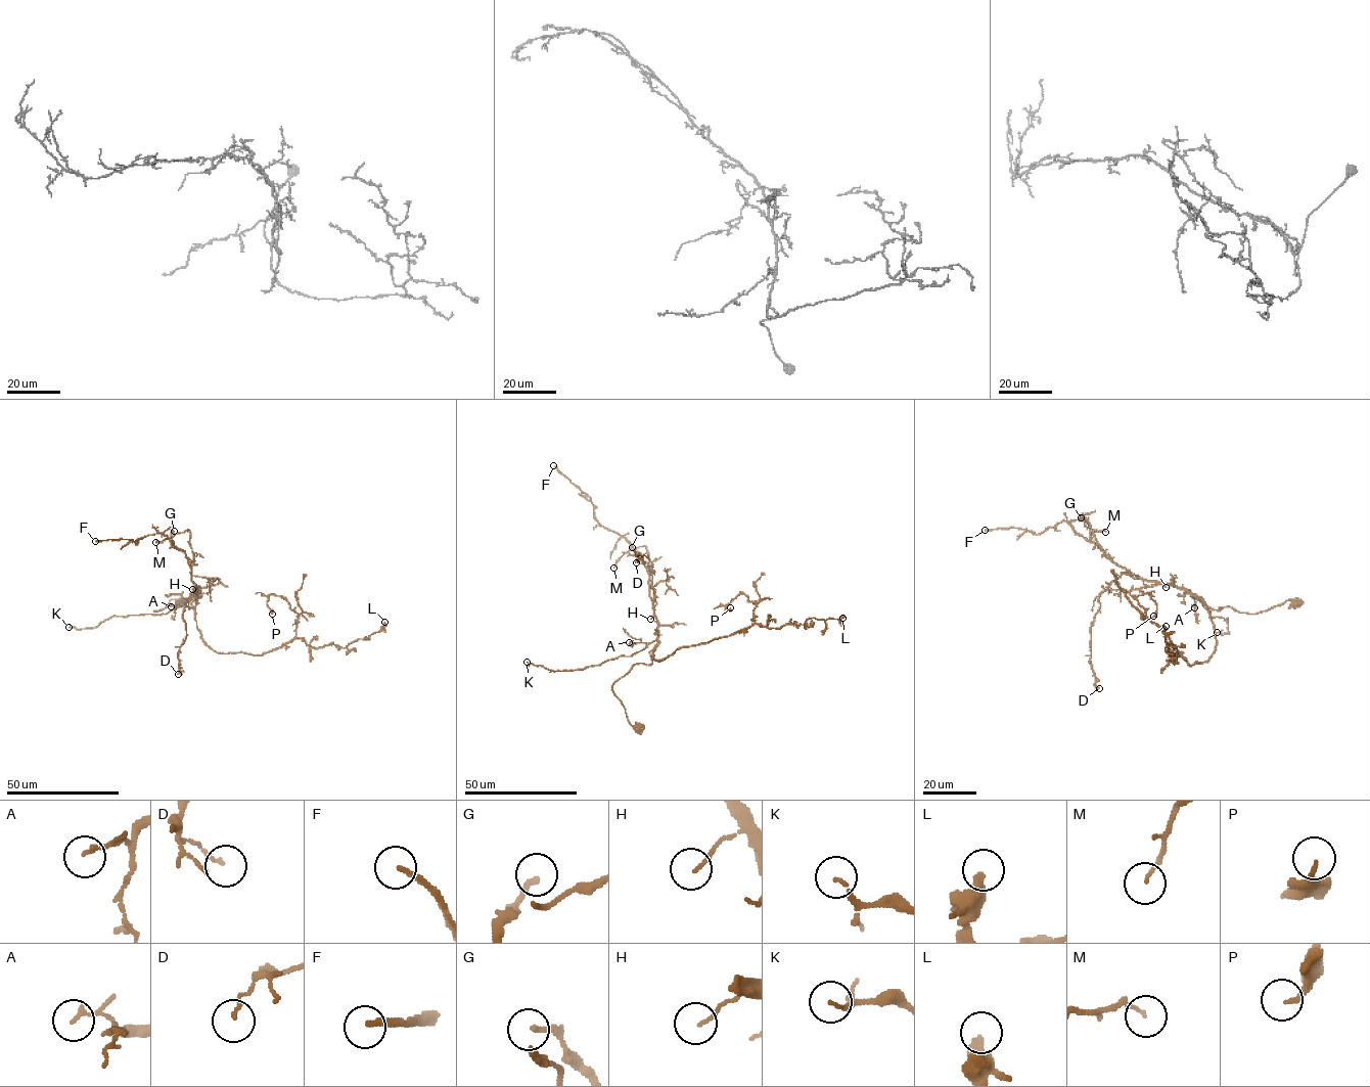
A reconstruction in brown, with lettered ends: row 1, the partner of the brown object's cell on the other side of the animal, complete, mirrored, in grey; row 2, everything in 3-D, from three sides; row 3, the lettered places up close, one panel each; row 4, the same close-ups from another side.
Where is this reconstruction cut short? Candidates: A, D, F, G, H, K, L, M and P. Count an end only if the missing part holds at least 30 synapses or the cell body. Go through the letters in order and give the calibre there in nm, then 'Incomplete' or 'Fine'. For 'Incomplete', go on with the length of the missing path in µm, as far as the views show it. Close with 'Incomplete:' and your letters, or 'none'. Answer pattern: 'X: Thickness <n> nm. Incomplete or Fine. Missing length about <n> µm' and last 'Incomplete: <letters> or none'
A: Thickness 140 nm. Fine
D: Thickness 100 nm. Fine
F: Thickness 190 nm. Incomplete. Missing length about 60 µm
G: Thickness 170 nm. Fine
H: Thickness 100 nm. Fine
K: Thickness 120 nm. Fine
L: Thickness 400 nm. Fine
M: Thickness 90 nm. Fine
P: Thickness 180 nm. Fine
Incomplete: F

